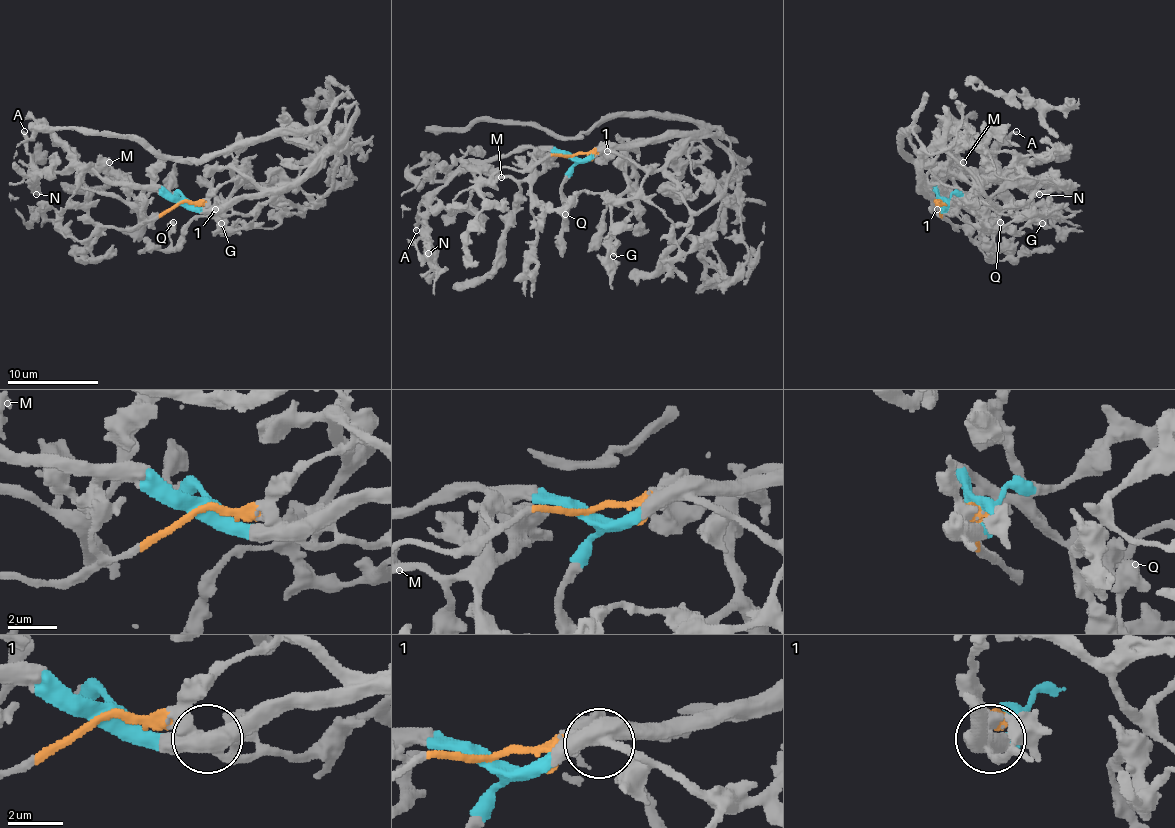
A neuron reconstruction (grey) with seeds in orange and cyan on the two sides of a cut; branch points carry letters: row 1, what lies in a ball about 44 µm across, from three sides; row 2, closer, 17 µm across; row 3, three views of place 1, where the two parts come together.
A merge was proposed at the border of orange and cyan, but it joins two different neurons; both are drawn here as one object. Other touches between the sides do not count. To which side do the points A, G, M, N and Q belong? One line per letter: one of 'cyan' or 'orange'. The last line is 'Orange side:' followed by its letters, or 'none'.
A: cyan
G: orange
M: cyan
N: cyan
Q: orange
Orange side: G, Q

